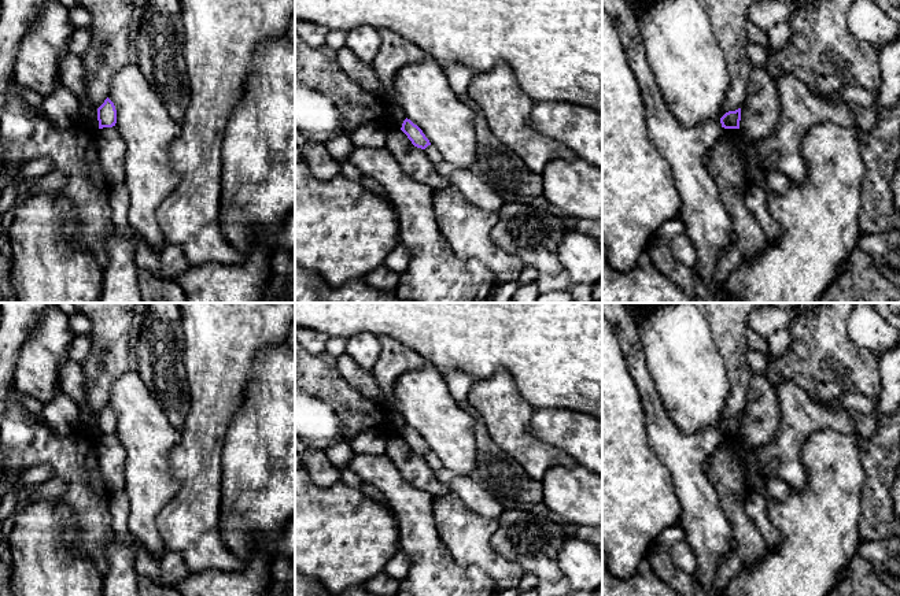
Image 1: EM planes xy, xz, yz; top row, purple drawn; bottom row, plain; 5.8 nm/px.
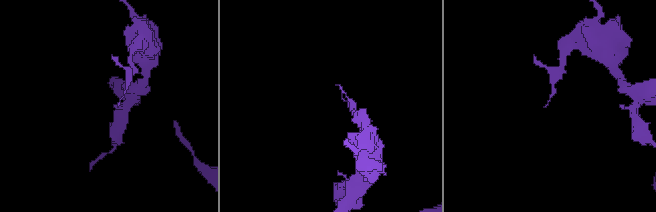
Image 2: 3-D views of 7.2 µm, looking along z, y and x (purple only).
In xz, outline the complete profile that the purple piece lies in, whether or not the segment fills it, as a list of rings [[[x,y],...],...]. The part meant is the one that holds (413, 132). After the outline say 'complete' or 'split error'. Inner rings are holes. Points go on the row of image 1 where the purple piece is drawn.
[[[406,118],[403,121],[401,130],[417,148],[425,149],[428,145],[431,145],[429,140],[425,137],[423,130],[417,125],[414,125],[410,119]]] | complete

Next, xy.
[[[107,97],[97,108],[99,129],[112,127],[117,123],[117,110],[114,103]]] | complete

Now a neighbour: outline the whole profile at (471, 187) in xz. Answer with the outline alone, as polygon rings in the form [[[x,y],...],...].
[[[442,164],[439,173],[455,188],[472,206],[480,211],[498,214],[505,201],[471,169],[460,169],[453,164]]]

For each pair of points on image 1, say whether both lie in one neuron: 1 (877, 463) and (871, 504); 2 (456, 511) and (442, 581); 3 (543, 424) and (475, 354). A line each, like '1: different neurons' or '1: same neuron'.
1: same neuron
2: different neurons
3: different neurons

